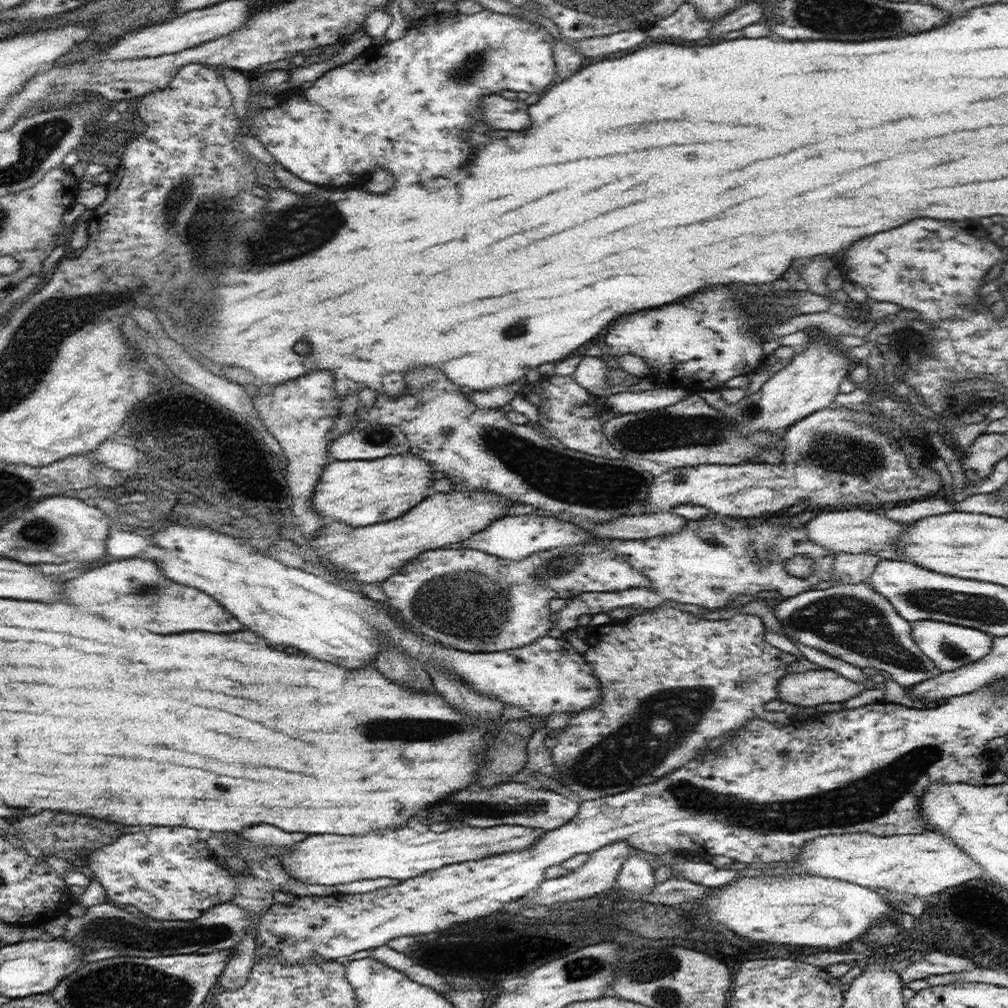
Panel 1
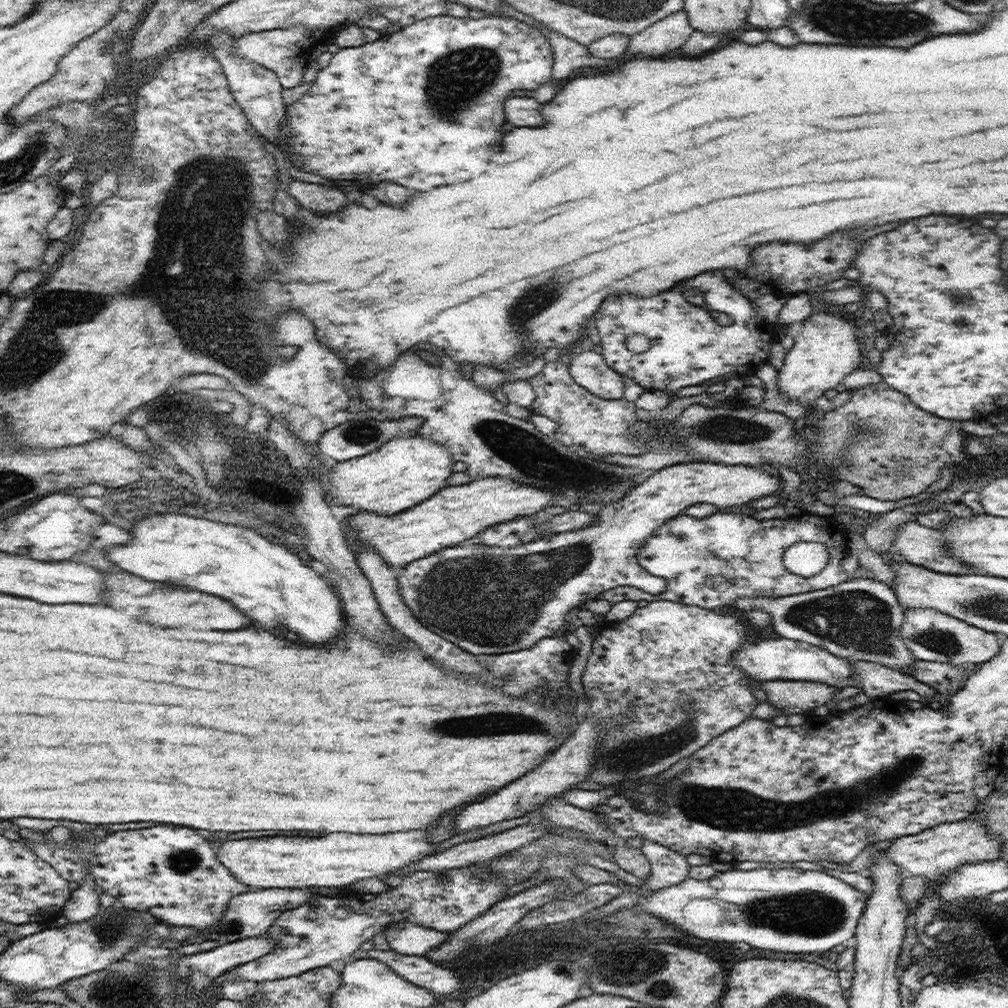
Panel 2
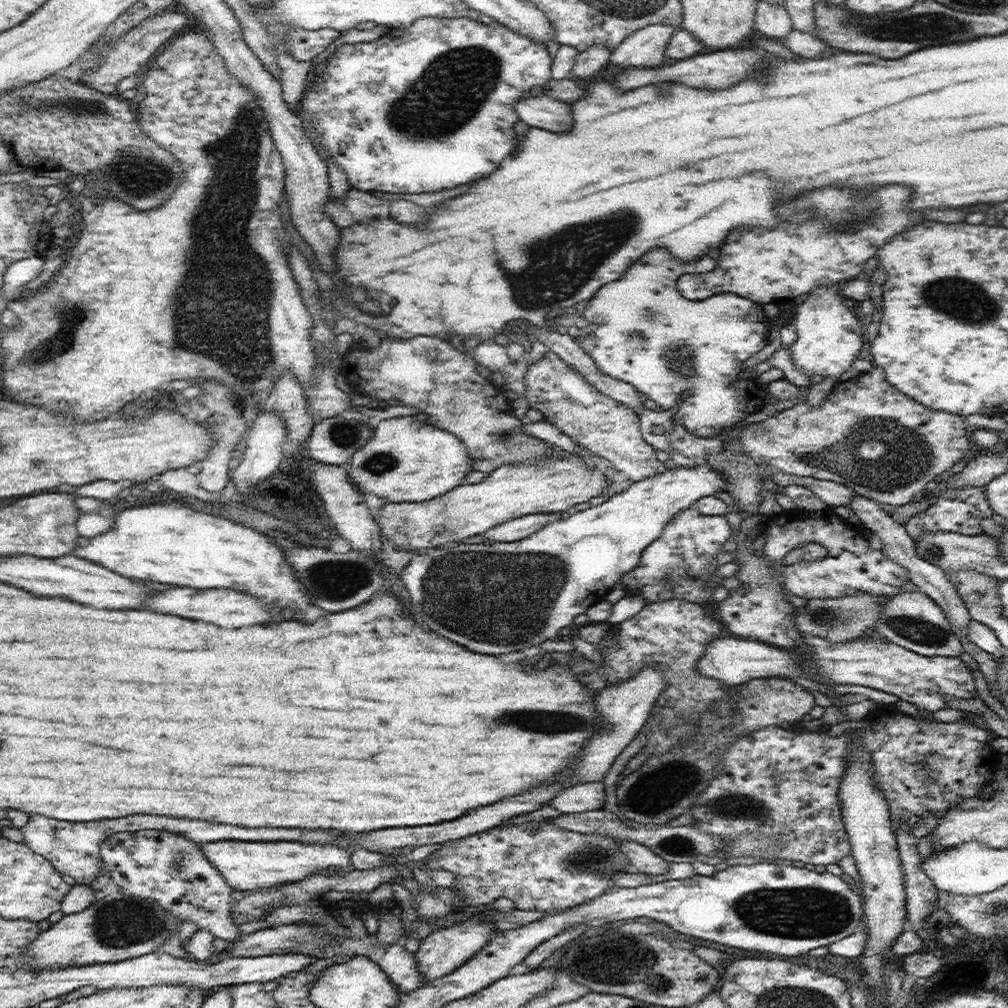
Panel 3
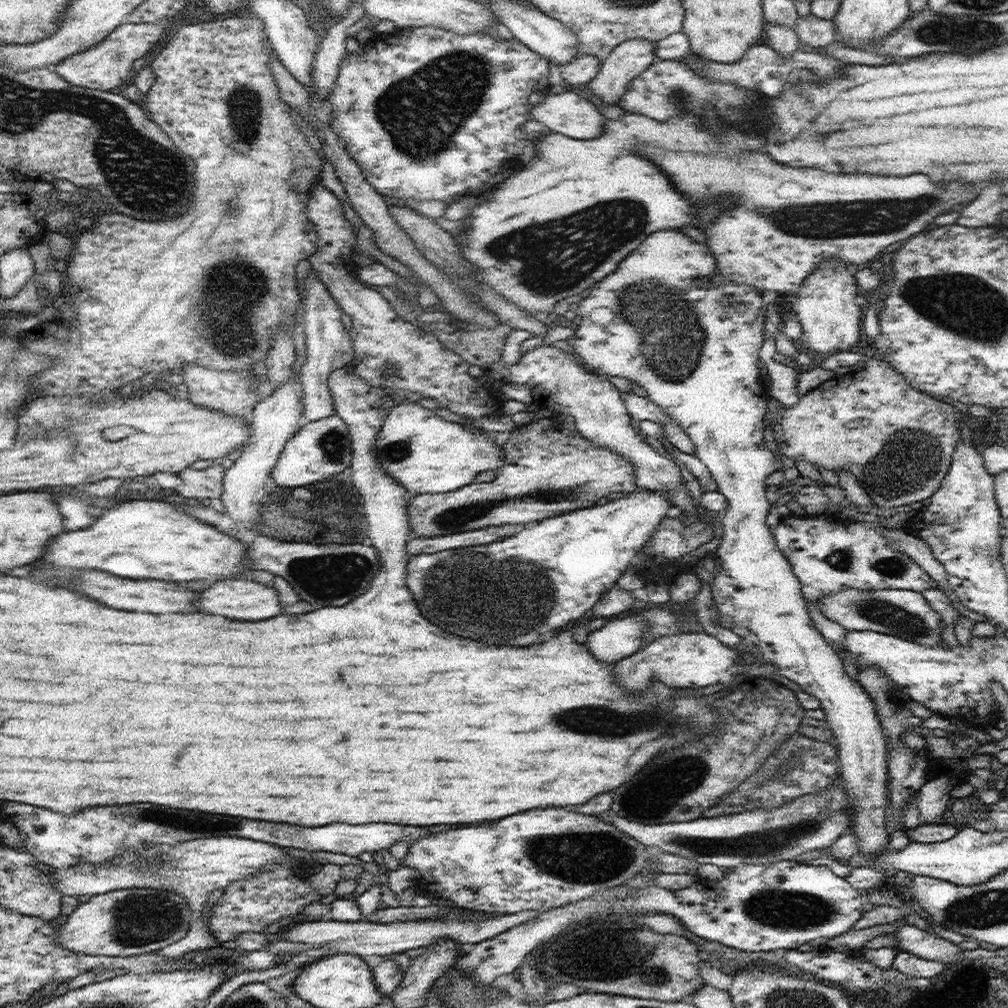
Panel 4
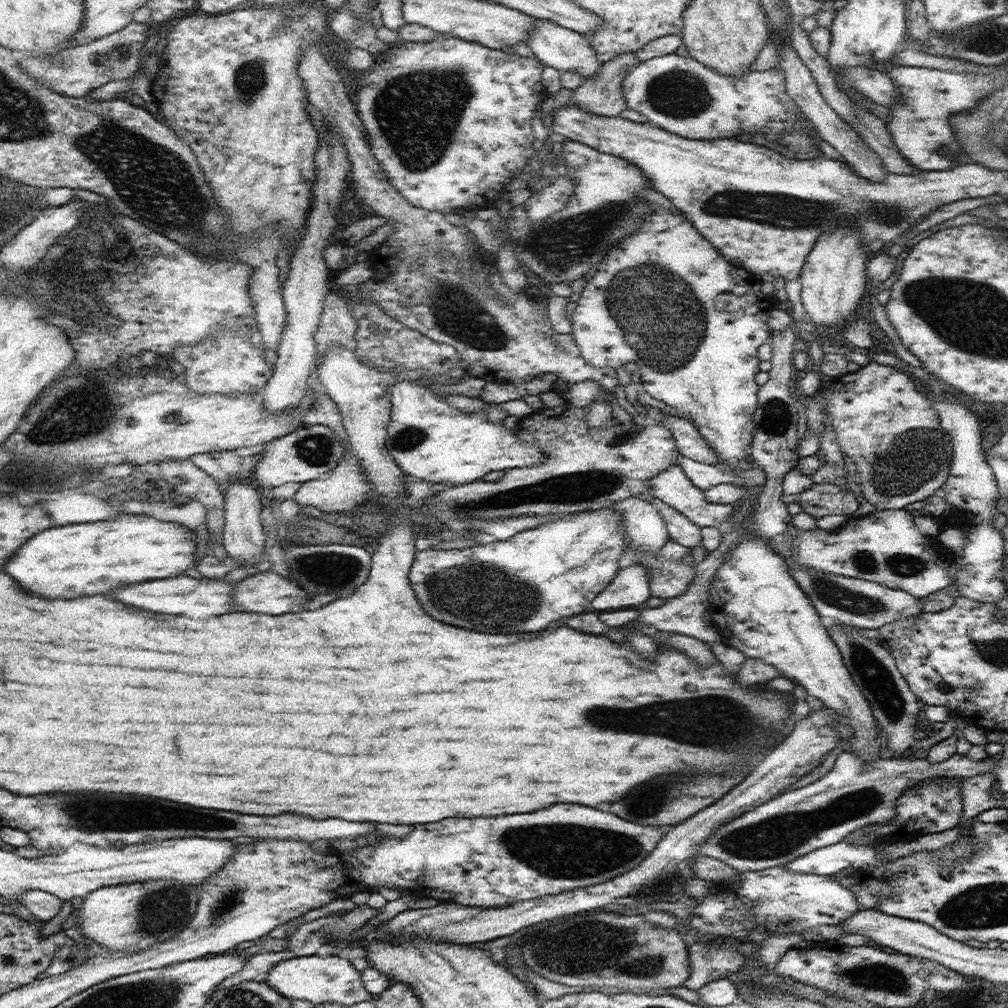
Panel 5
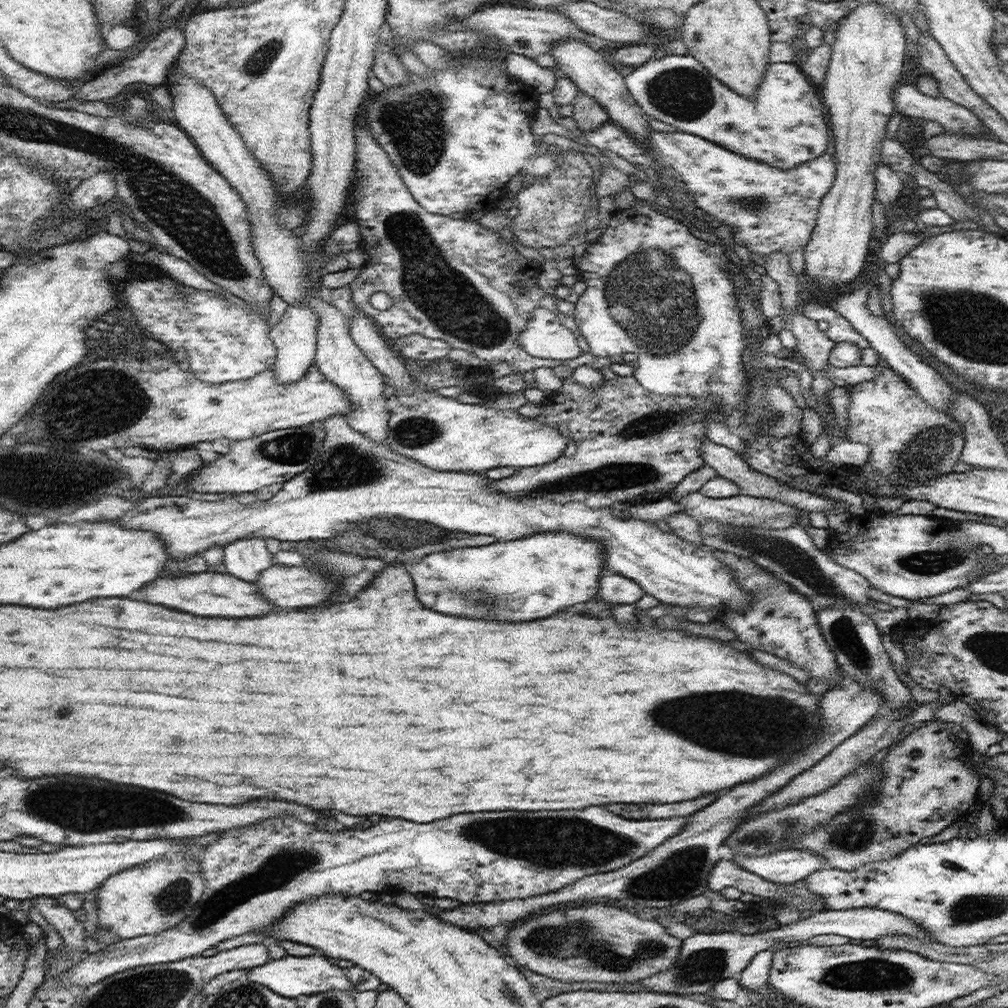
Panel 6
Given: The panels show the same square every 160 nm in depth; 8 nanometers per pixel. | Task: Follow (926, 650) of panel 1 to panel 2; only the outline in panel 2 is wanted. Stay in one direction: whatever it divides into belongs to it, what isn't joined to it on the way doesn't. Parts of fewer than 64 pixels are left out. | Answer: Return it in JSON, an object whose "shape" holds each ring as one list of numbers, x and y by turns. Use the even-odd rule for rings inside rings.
{"shape":[[904,609,900,636,917,660,954,666,981,666,999,654,1002,643,1002,638,995,633,986,632,982,628,976,628,932,609]]}

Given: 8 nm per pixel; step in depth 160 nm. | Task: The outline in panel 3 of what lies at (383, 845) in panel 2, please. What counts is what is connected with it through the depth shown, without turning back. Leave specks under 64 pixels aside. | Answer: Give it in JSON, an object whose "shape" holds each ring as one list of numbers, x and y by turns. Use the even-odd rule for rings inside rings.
{"shape":[[219,840,203,843,210,864,224,876,234,891,270,888,280,882,304,880,312,874,326,874,328,868,351,869,351,854,343,846,334,844,300,844,300,842,238,842]]}

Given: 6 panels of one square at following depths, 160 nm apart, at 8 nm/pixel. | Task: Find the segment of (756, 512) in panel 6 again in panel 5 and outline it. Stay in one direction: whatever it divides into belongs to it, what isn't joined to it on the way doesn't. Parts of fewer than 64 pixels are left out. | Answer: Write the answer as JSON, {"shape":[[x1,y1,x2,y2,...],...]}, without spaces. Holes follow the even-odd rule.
{"shape":[[678,463,672,464,672,466,660,472,659,475,650,479,649,491,651,496,659,498,662,502,672,506,672,508,676,508,680,514,684,514,686,518,690,519,690,522,693,522,700,528,704,526,724,528,727,526,729,518,735,509,734,503,714,504,706,500,704,491,701,491,697,486,692,484,692,481,686,476,684,469]]}

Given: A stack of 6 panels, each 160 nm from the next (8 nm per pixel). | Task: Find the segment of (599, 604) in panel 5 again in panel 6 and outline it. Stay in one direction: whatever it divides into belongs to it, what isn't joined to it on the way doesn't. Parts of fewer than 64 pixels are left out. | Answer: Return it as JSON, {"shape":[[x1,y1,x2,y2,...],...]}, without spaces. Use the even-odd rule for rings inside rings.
{"shape":[[610,573,599,580,600,598,610,604,635,604,644,596,644,590,634,580]]}

